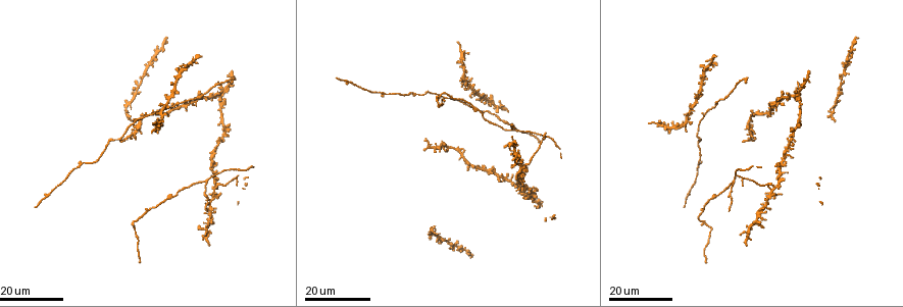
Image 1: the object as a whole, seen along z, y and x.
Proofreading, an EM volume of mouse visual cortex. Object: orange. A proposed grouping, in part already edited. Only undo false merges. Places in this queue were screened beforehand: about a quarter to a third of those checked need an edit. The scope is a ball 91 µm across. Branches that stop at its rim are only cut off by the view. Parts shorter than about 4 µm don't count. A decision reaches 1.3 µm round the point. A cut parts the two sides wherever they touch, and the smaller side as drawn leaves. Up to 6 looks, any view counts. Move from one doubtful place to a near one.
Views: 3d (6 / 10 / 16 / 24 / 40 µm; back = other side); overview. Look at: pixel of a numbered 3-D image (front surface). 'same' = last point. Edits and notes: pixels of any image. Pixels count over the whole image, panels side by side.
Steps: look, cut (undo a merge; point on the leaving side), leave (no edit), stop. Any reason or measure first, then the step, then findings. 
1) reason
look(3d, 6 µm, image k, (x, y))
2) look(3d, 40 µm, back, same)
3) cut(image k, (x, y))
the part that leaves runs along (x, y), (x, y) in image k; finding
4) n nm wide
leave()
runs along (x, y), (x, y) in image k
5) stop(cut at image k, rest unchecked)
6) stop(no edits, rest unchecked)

thin arm on a thick one
look(3d, 16 µm, image 1, (781, 172))

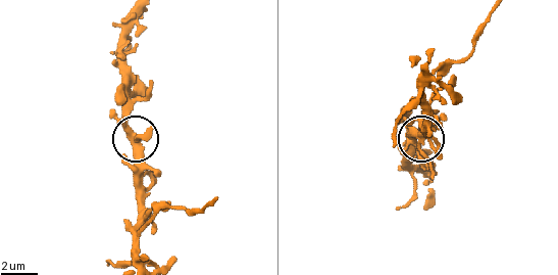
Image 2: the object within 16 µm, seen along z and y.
look(3d, 6 µm, image 2, (419, 143))

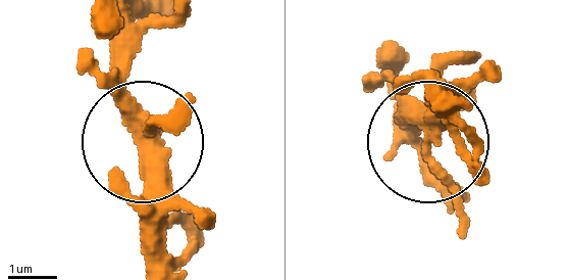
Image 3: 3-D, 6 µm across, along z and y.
320 nm wide
leave()
runs along (405, 133), (425, 137), (465, 231) in image 3; all the same cell

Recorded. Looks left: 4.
side arm on a straight run
look(3d, 24 µm, image 1, (775, 186))

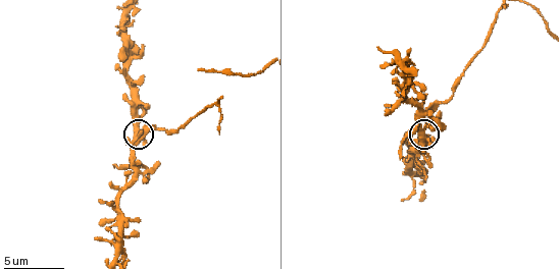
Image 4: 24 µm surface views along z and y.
look(3d, 10 µm, image 4, (136, 138))

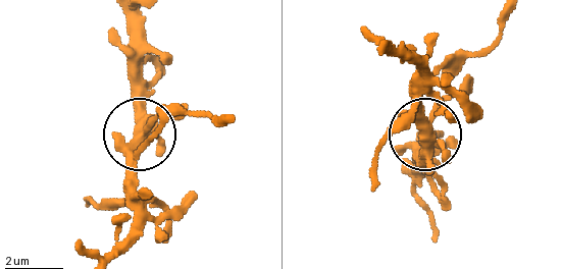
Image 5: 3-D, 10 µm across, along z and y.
leave()
all the same cell

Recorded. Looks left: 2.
three-way junction
look(3d, 24 µm, image 1, (205, 181))

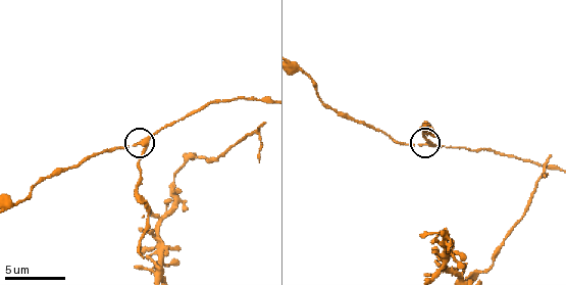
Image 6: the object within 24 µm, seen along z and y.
closer look
look(3d, 10 µm, image 6, (142, 143))

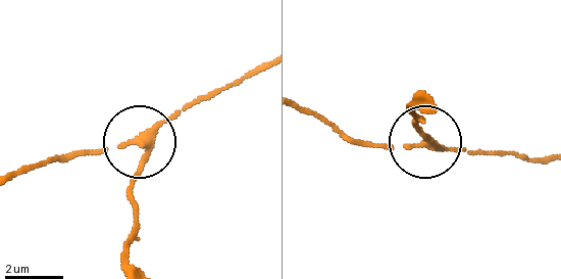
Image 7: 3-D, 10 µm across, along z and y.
3 arms
cut(image 7, (132, 187))
the part that leaves runs along (145, 151), (130, 185), (138, 215), (130, 251), (135, 266) in image 7; a second cell is stuck on

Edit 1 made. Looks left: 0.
stop(cut at image 7, rest unchecked)

